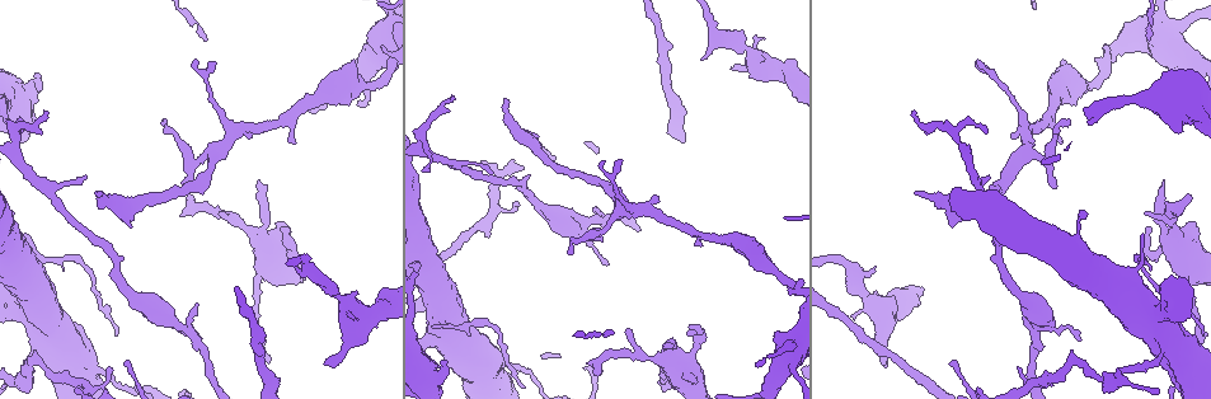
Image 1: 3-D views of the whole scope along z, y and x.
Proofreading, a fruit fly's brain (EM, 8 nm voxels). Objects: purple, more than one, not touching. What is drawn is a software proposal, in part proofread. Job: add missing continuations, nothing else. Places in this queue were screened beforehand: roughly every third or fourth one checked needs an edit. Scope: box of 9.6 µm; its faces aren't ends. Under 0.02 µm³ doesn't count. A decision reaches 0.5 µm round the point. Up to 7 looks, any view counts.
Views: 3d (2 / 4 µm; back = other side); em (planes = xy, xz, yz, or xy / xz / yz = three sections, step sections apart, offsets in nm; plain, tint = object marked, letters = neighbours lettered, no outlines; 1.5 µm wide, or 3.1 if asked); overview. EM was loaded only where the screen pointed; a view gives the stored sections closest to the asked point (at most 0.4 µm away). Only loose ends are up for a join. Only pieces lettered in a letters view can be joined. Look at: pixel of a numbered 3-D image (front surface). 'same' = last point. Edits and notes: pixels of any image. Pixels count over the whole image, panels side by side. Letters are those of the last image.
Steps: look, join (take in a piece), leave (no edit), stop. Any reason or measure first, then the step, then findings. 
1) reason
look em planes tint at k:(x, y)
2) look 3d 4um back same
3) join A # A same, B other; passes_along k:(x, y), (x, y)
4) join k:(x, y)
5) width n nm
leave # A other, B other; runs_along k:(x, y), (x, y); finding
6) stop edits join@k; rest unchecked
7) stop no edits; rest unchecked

branch stops here
look 3d 2um at 1:(1190, 197)

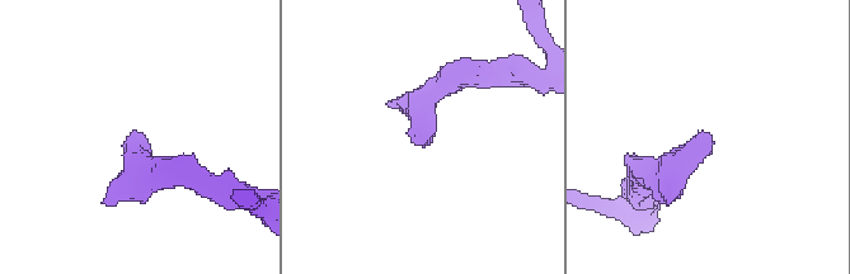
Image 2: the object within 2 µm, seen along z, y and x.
need the tissue
look em planes tint at 2:(417, 138)

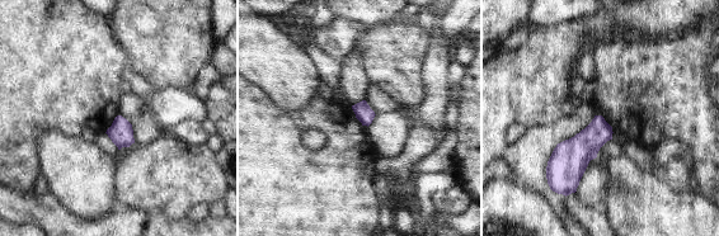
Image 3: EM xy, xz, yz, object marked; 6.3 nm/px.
look em planes letters same

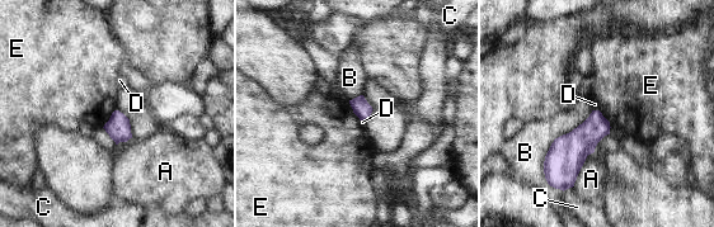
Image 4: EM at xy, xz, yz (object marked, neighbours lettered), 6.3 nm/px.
leave # A other, B other, C other, D other, E other; no lettered piece goes on from it

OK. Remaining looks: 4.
tapers out
look em planes tint at 1:(567, 253)

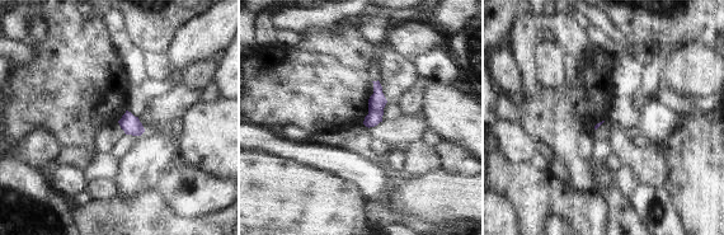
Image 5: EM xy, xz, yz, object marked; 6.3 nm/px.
what lies round it
look em planes letters same

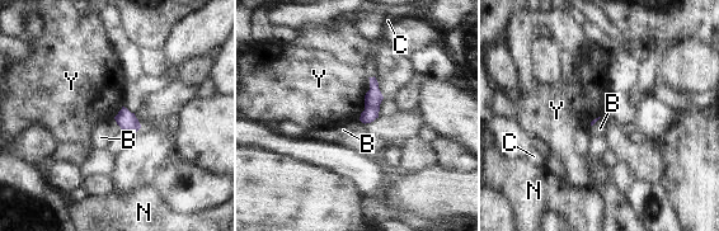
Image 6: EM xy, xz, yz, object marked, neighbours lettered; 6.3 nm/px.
leave # B other, C other, N other, Y other; border 6:(369, 78), (365, 109), (358, 119); none of them fits

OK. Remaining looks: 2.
thin end
look em planes letters at 1:(453, 99)

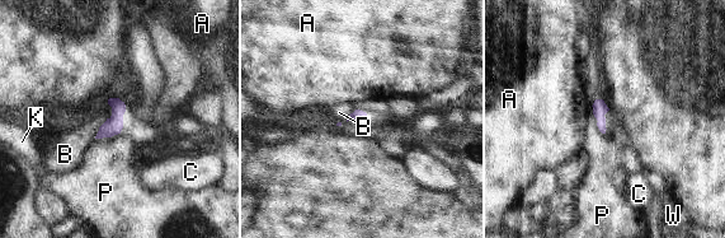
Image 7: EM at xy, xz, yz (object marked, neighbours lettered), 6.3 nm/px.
leave # A other, B other, C other, K other, P other, W other; border 7:(111, 136), (95, 139); none of them fits

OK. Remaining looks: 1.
stop no edits; rest unchecked

